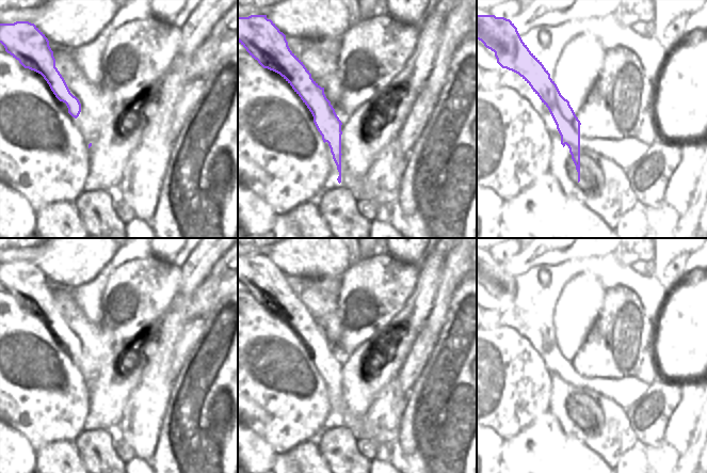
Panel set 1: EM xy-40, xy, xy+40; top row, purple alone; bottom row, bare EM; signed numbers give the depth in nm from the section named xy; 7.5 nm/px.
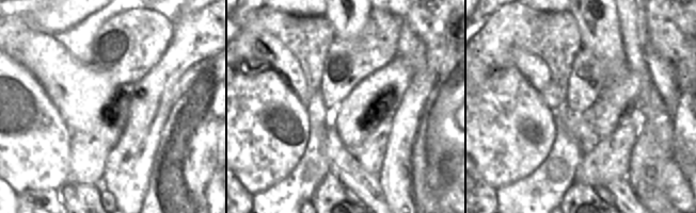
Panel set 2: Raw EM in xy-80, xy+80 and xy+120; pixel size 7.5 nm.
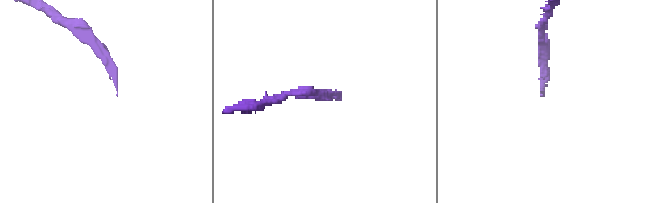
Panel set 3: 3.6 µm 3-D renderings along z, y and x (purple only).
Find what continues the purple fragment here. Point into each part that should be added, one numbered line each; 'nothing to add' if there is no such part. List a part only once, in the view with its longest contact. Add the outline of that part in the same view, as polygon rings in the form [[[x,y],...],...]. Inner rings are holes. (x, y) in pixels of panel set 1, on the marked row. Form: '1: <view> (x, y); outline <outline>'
1: xy+40 (598, 182); outline [[[580,125],[580,182],[596,200],[605,201],[614,212],[614,222],[626,224],[638,231],[636,225],[636,195],[628,199],[612,187],[612,176],[608,169],[596,167],[588,157],[582,142]]]

